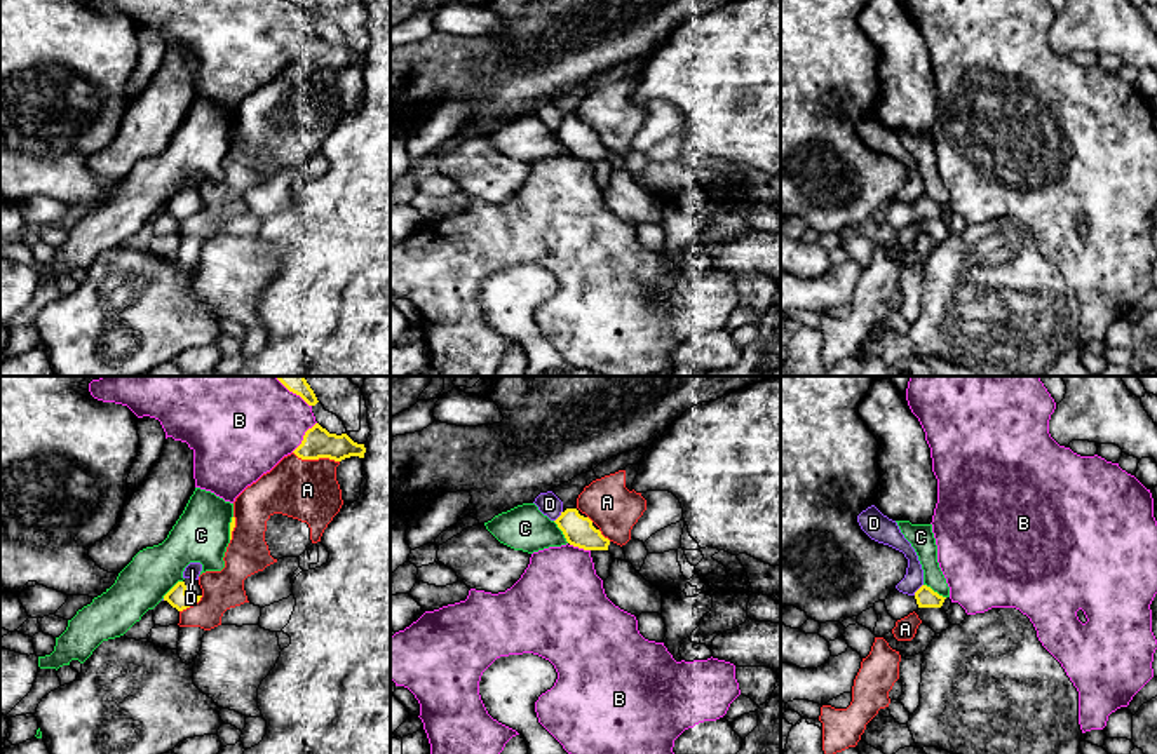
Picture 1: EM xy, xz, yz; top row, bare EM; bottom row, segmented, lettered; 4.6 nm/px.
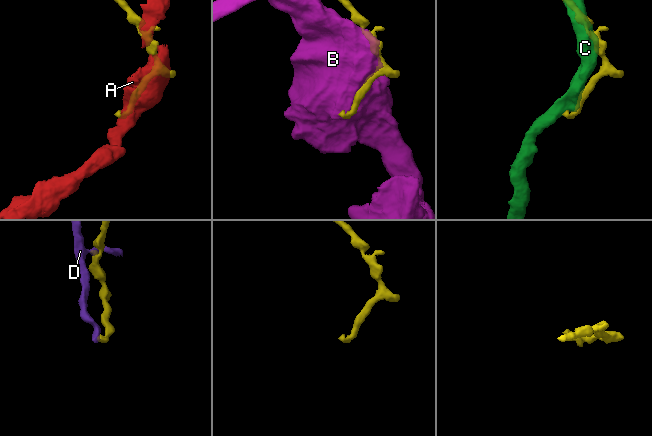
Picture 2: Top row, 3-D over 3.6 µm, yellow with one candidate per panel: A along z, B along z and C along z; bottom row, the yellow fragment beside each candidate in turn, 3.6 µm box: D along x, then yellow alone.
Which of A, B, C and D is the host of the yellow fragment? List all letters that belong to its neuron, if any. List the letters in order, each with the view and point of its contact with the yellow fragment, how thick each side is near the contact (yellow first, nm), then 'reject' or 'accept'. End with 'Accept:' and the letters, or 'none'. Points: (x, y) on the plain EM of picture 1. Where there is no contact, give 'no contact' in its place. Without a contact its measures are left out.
A: meets yellow in xy at (316, 68); 140 nm thick on the yellow side, 280 nm on the other; reject
B: meets yellow in xy at (304, 47); 140 nm thick on the yellow side, 380 nm on the other; reject
C: meets yellow in xz at (561, 140); 140 nm thick on the yellow side, 220 nm on the other; reject
D: meets yellow in yz at (919, 199); 100 nm thick on the yellow side, 90 nm on the other; reject
Accept: none

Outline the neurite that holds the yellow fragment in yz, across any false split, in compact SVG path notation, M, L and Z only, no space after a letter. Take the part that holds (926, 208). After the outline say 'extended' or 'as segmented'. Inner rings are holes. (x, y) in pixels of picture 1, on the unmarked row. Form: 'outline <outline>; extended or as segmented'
outline M922 195L913 205L903 204L894 199L885 212L889 225L901 230L920 218L941 218L946 207L934 202L930 197Z; extended

